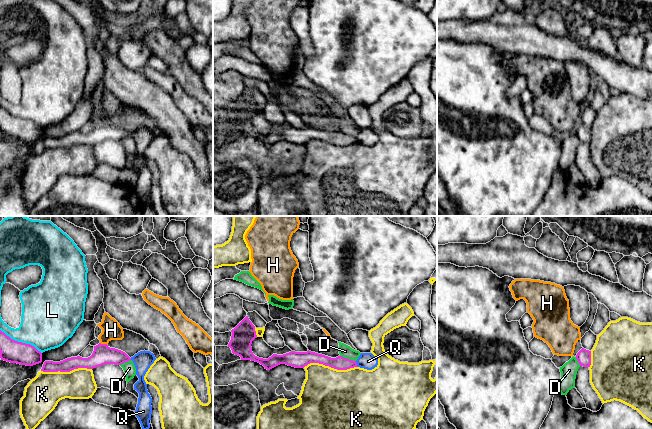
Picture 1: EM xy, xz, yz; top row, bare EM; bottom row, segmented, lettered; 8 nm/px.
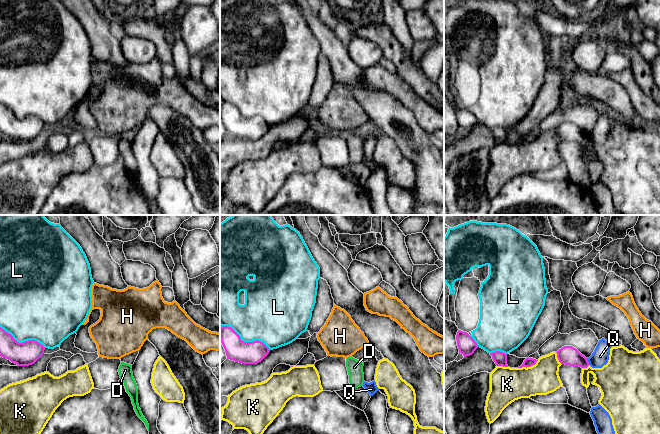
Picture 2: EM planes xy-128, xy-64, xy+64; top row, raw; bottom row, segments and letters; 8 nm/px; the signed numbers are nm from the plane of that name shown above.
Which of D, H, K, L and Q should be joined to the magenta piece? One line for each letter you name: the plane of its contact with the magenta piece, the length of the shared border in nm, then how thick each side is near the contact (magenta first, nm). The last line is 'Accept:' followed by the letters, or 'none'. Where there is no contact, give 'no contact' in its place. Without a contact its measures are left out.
Accept: none

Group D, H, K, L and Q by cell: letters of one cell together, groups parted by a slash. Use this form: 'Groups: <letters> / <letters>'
Groups: D / H / K / L / Q

